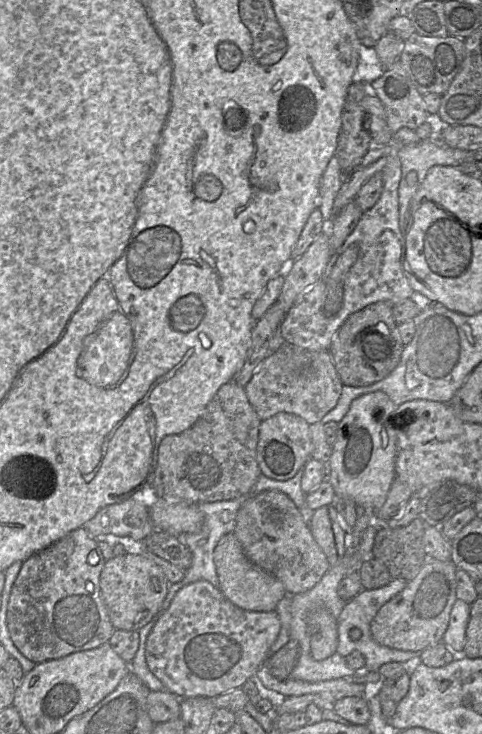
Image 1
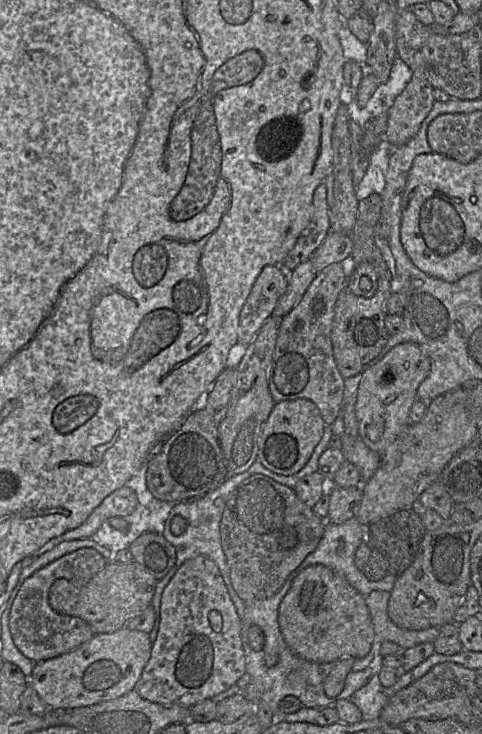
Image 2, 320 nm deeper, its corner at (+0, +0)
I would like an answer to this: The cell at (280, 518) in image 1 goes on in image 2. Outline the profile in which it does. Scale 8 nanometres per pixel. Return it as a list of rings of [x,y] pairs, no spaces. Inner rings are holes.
[[[252,474],[243,480],[226,501],[220,521],[220,543],[226,557],[232,586],[247,605],[273,596],[289,574],[313,552],[325,530],[325,520],[304,503],[294,489],[263,474]]]

